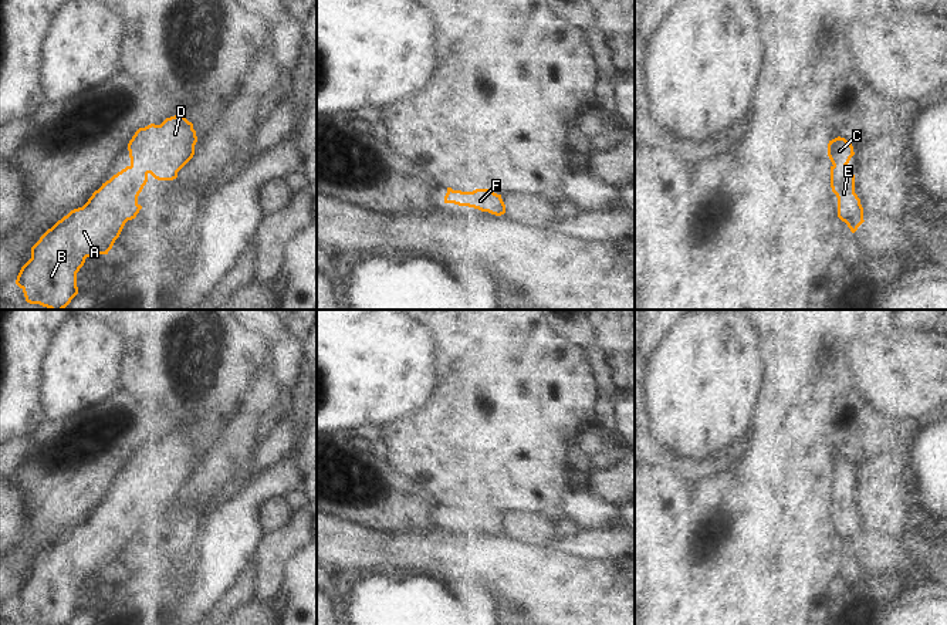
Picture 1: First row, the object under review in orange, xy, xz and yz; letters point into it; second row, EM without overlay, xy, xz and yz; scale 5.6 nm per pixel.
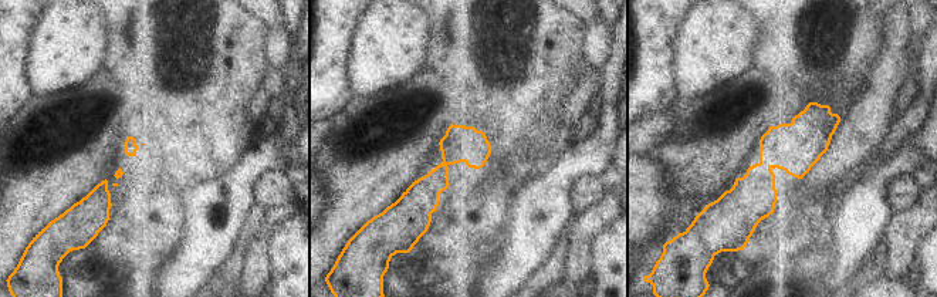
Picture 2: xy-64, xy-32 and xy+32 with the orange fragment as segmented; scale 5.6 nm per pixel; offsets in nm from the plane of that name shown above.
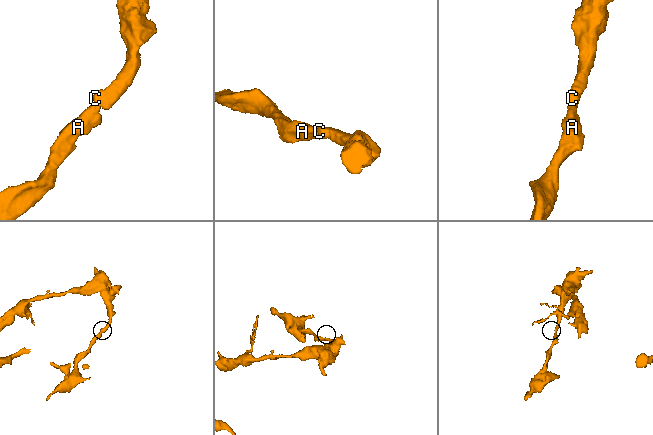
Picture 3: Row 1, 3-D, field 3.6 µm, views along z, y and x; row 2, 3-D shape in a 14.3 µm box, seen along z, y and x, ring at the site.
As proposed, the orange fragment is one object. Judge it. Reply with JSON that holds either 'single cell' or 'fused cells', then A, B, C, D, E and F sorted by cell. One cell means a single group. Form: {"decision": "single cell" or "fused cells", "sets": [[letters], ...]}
{"decision": "single cell", "sets": [["A", "B", "C", "D", "E", "F"]]}

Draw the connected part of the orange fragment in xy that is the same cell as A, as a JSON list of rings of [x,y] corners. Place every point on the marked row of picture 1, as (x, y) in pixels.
[[[180,114],[166,118],[160,125],[139,128],[128,143],[131,165],[102,183],[82,207],[71,210],[31,247],[31,259],[16,280],[26,301],[50,310],[64,310],[78,294],[77,273],[85,259],[108,254],[125,223],[135,219],[142,209],[138,196],[148,182],[148,175],[158,180],[176,179],[177,172],[193,158],[196,142],[193,124]]]

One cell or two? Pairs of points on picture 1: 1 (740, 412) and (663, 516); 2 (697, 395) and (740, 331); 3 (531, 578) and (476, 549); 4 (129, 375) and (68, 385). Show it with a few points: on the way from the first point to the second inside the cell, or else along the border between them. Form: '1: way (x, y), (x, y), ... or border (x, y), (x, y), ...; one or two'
1: border (665, 456), (696, 473), (703, 473), (726, 459); two
2: way (703, 379), (706, 372), (729, 347); one
3: way (517, 574), (490, 563); one
4: border (121, 343), (124, 347), (121, 361), (122, 384); two

